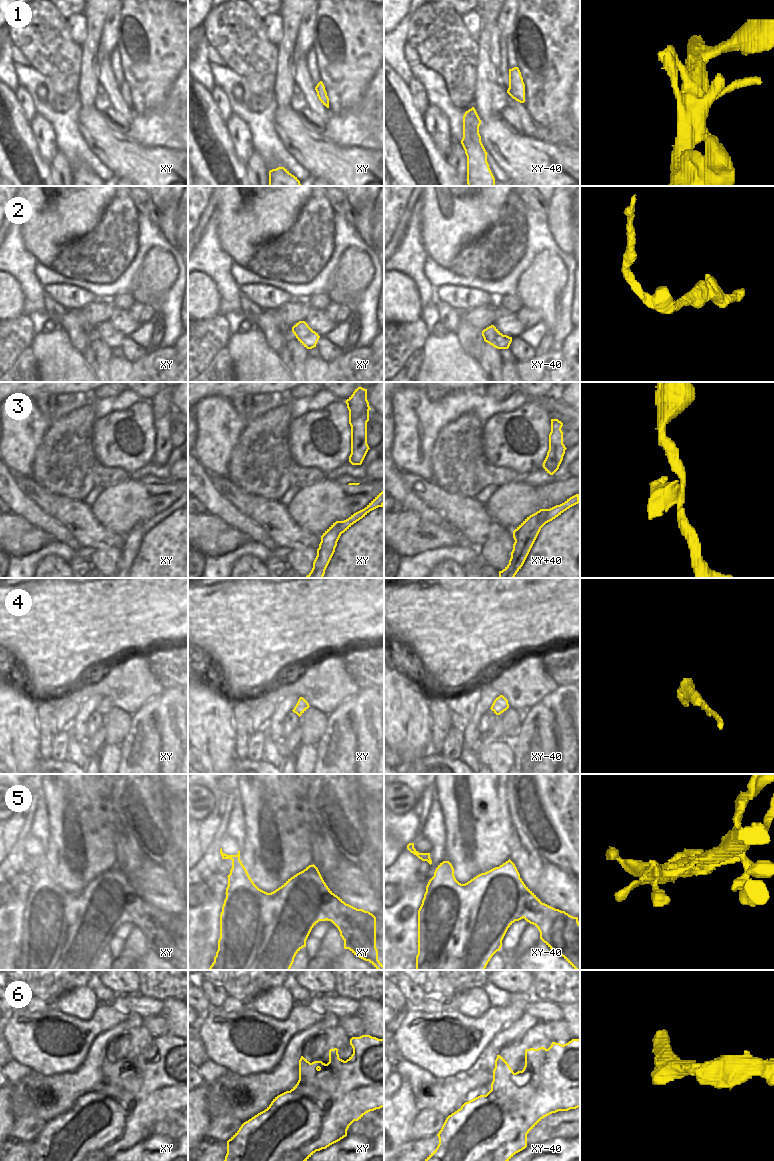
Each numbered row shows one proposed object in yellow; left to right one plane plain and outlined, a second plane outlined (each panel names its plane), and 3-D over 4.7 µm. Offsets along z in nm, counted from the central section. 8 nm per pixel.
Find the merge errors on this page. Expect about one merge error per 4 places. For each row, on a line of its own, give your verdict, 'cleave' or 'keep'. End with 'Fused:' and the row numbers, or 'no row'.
1: keep
2: keep
3: keep
4: keep
5: cleave
6: keep
Fused: 5

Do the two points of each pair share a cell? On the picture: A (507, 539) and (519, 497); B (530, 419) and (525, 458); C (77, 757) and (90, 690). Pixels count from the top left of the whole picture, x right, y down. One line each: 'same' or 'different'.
A: different
B: same
C: same

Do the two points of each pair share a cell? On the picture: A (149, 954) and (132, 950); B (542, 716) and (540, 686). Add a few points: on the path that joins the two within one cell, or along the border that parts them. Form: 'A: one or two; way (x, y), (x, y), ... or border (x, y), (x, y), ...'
A: two; border (147, 948), (141, 959)
B: two; border (558, 685), (523, 713)

